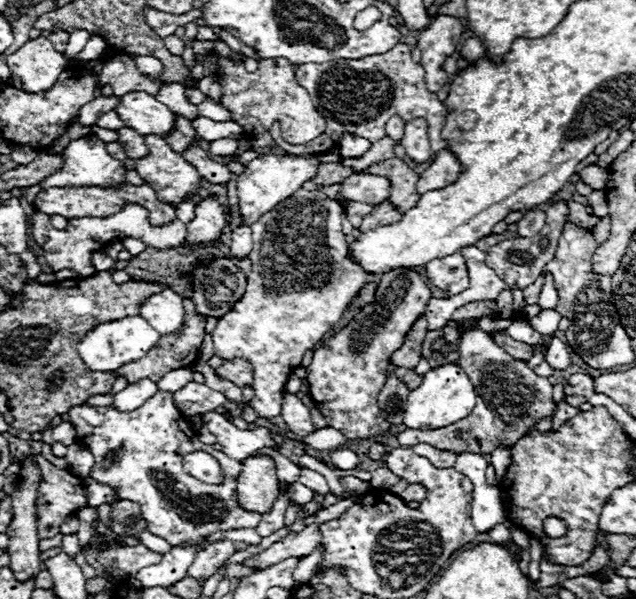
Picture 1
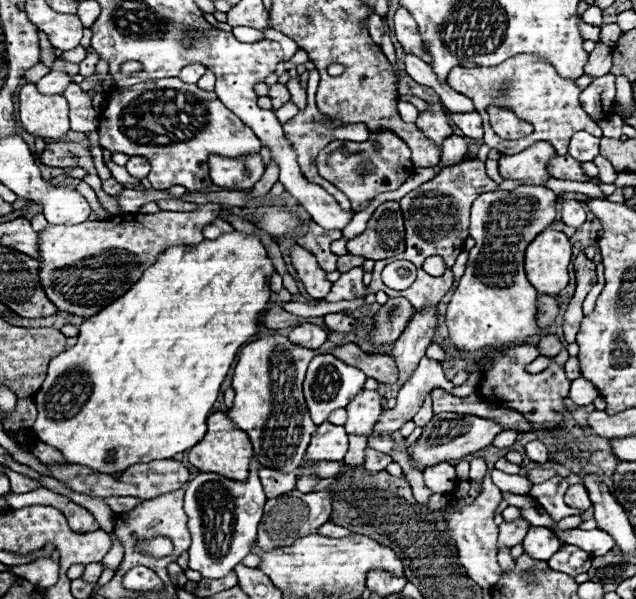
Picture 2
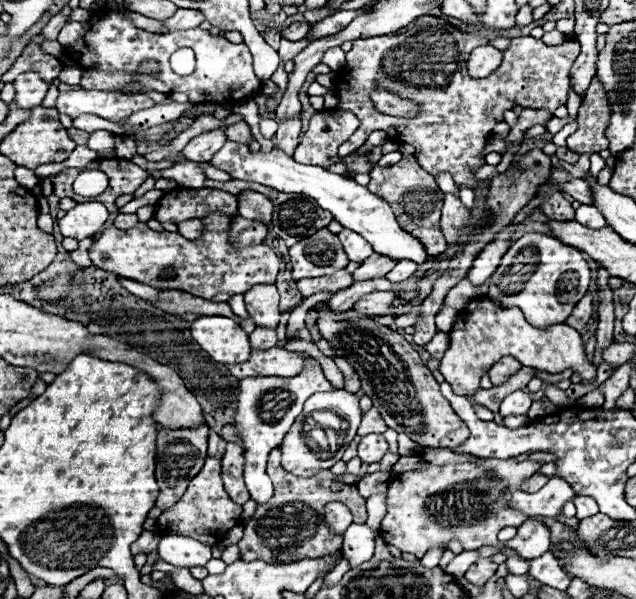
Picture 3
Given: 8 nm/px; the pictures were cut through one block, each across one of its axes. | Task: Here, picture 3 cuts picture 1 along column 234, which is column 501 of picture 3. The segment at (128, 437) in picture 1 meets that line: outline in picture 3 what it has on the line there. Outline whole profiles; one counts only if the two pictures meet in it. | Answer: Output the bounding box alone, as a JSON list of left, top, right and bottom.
[380,460,576,558]

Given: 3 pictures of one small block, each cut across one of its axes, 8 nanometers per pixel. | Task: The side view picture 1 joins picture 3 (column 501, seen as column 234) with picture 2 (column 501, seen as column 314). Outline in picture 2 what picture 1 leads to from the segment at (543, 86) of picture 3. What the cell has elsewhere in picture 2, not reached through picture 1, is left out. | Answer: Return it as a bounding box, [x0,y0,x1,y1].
[488,106,532,140]

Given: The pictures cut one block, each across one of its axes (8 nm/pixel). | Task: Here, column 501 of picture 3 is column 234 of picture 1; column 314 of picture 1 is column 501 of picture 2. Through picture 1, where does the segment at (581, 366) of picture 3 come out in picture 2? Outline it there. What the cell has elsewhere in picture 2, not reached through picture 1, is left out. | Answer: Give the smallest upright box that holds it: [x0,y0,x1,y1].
[446,186,558,352]

